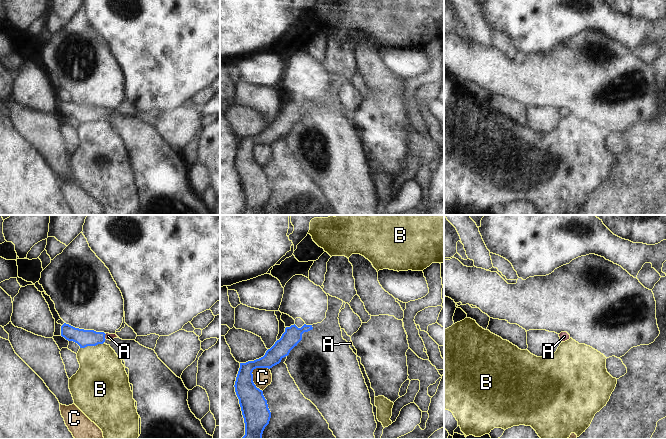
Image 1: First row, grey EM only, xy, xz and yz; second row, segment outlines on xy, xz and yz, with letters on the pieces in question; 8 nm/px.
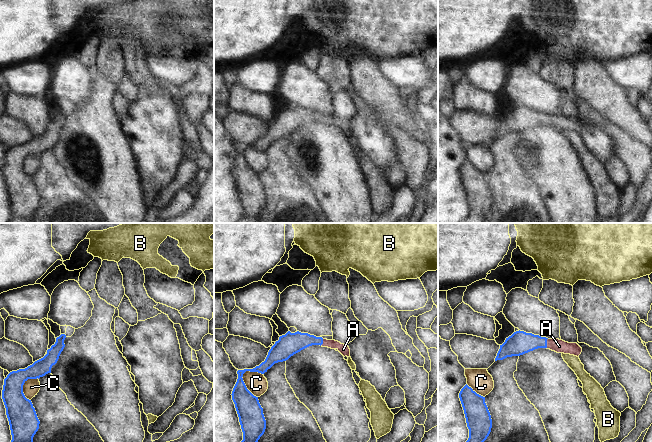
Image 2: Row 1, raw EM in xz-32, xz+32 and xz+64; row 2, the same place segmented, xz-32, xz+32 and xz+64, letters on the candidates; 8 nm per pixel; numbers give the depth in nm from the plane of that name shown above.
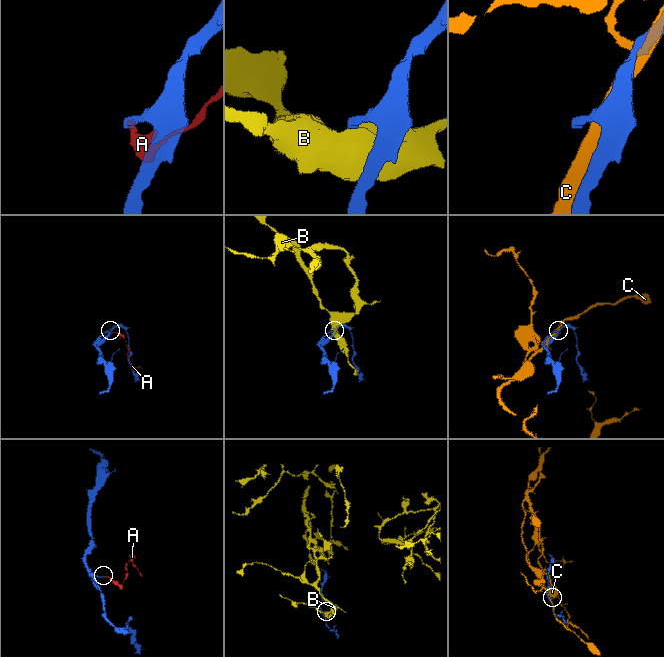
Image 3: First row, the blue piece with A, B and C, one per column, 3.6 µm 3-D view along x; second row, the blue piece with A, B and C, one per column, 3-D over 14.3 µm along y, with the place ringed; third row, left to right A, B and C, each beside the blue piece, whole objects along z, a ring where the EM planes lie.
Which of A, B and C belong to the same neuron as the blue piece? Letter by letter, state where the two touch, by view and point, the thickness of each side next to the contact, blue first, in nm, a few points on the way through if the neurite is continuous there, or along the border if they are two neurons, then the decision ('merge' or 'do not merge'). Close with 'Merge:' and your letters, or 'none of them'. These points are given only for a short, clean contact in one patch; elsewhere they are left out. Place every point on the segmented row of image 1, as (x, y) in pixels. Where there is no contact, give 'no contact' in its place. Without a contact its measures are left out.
A: xy (104, 336) | 140/50 nm | across xy (84, 338), (104, 336), (108, 336) | merge
B: xy (91, 345) | 140/360 nm | along xy (103, 342), (80, 348) | do not merge
C: xz (252, 380) | 220/160 nm | do not merge
Merge: A

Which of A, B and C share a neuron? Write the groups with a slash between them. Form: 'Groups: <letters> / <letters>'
Groups: A / B / C

